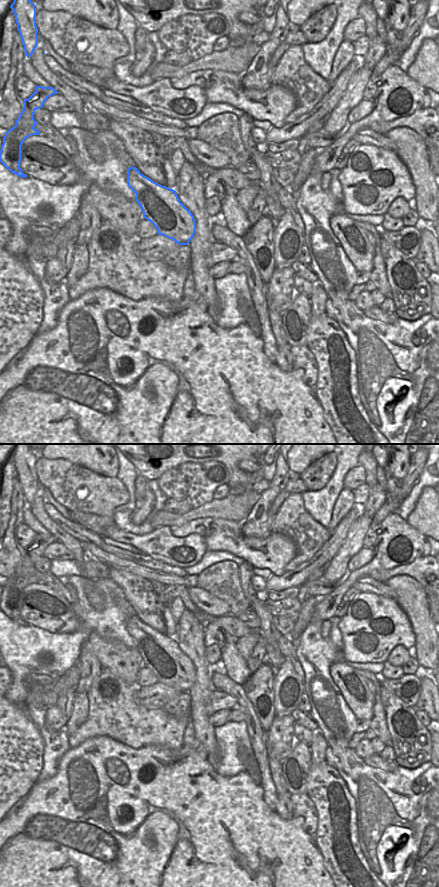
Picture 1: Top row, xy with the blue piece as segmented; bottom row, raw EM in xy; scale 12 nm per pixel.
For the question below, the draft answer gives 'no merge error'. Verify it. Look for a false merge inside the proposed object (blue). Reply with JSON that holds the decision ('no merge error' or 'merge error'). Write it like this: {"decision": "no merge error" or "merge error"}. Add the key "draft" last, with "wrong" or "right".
{"decision": "merge error", "draft": "wrong"}

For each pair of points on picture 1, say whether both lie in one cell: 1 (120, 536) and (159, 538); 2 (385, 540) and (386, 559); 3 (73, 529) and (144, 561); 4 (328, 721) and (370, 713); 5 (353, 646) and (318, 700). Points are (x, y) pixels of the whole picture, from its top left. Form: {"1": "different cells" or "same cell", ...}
{"1": "same cell", "2": "same cell", "3": "same cell", "4": "different cells", "5": "different cells"}

